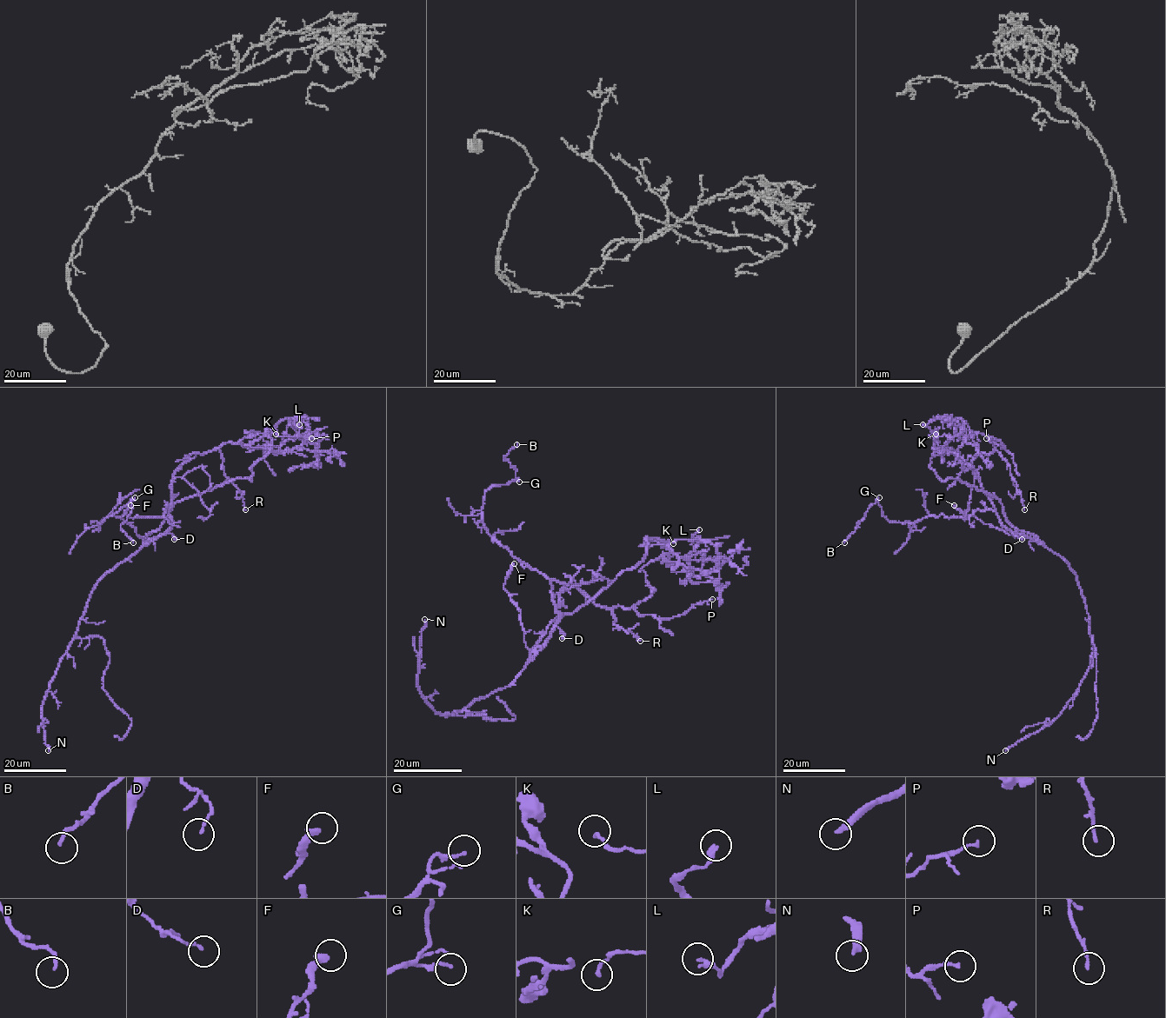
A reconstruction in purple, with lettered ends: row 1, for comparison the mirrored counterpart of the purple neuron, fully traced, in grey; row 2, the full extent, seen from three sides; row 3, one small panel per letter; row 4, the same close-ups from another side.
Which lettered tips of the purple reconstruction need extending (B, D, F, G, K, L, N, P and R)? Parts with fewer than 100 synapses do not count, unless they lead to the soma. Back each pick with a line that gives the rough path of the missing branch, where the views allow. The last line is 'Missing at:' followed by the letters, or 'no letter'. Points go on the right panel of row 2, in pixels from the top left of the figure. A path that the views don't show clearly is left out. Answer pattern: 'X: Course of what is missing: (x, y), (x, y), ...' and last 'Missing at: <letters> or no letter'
Missing at: N

